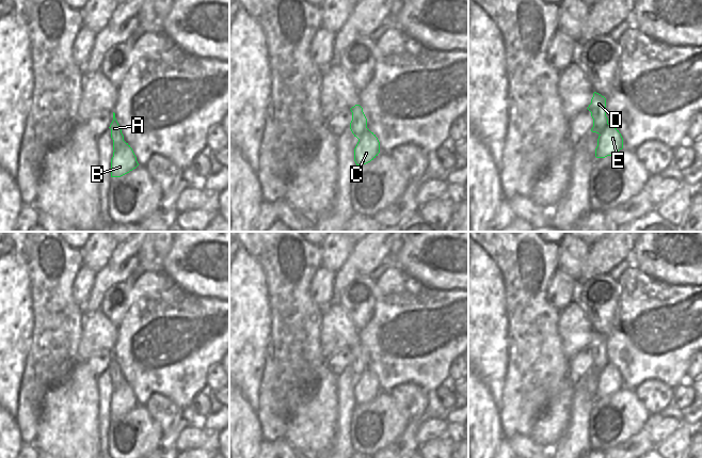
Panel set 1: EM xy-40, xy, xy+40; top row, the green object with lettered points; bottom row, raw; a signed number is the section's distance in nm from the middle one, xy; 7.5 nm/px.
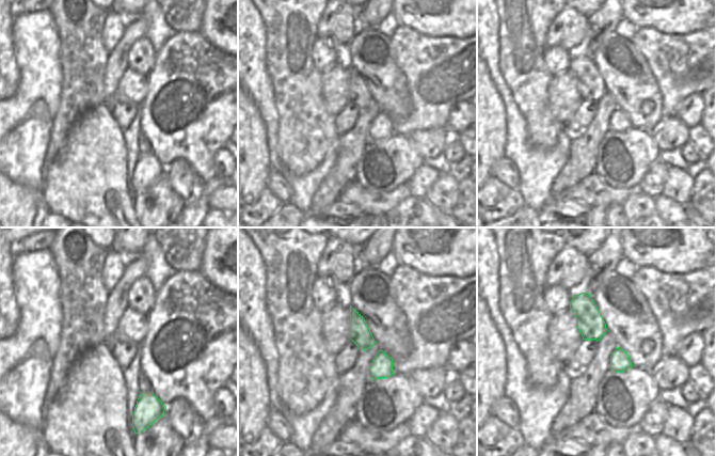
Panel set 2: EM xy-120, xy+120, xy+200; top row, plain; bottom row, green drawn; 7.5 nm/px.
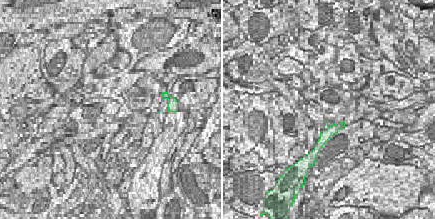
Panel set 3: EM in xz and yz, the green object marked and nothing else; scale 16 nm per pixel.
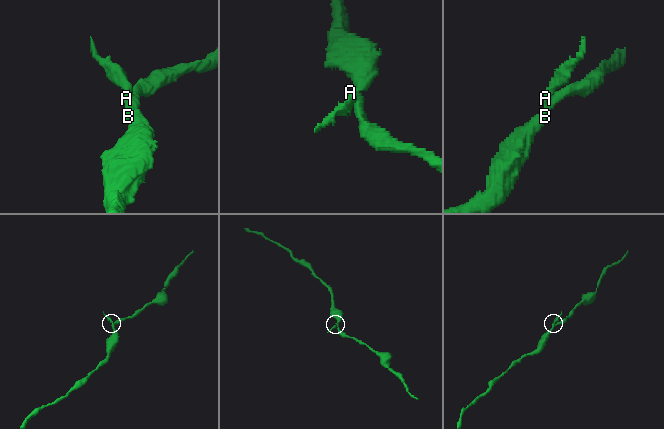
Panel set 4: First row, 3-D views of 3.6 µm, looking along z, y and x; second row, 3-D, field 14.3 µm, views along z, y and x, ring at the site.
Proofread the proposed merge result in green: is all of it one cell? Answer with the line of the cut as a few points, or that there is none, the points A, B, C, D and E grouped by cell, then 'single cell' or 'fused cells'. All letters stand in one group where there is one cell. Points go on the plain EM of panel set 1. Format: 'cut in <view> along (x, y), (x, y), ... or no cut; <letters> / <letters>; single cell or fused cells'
cut in xy along (367, 367), (359, 378); A D / B C E; fused cells

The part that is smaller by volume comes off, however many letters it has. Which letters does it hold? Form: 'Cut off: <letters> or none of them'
Cut off: A, D

